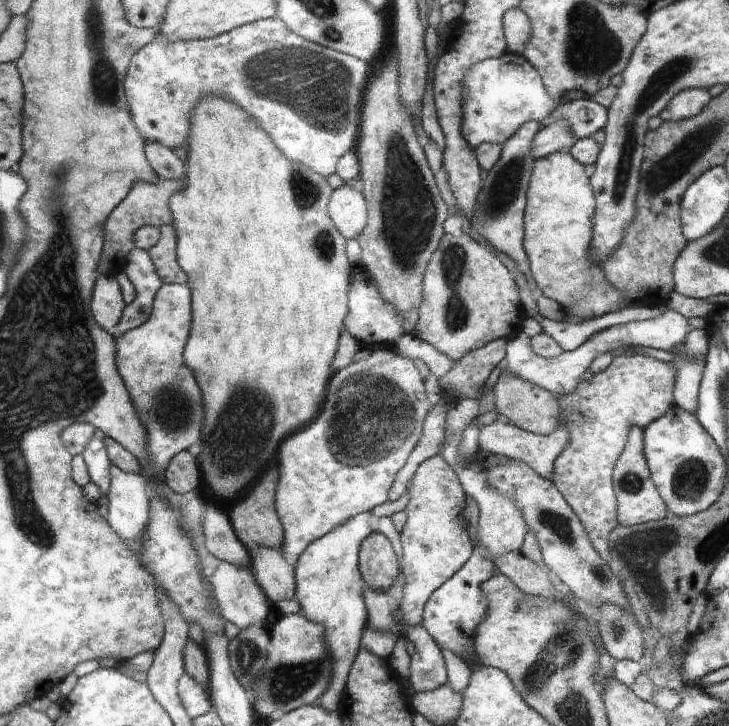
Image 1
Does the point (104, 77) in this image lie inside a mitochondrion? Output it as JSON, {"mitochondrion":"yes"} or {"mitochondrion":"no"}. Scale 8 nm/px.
{"mitochondrion":"yes"}

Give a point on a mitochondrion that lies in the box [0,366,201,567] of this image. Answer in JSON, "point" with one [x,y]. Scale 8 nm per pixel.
{"point":[172,407]}

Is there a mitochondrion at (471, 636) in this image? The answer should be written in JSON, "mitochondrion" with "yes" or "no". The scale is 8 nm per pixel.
{"mitochondrion":"no"}

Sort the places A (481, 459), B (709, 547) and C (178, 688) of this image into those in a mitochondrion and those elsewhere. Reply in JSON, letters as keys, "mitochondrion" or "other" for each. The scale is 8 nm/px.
{"A":"other","B":"mitochondrion","C":"other"}

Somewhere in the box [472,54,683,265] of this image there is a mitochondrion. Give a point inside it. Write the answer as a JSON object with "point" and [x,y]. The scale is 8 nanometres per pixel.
{"point":[499,202]}

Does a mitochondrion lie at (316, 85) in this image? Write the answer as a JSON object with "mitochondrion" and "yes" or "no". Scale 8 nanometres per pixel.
{"mitochondrion":"yes"}

